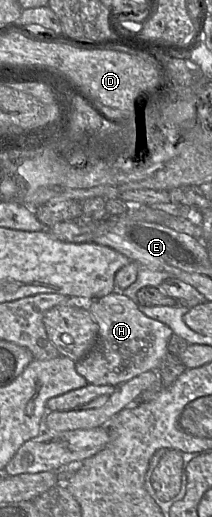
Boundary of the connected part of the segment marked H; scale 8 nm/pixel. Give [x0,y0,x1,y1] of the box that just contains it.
[76,292,173,386]

